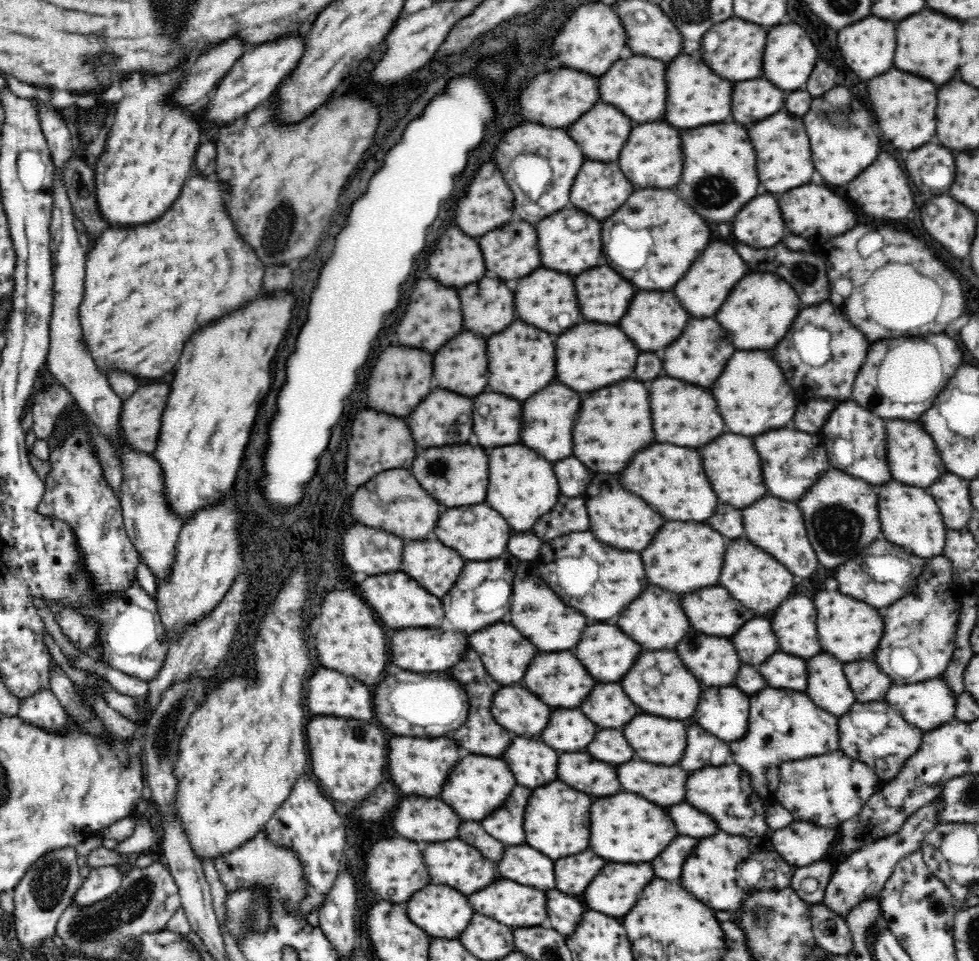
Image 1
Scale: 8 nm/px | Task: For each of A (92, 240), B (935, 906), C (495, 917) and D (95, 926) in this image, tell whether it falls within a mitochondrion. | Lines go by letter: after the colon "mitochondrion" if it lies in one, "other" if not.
A: other
B: mitochondrion
C: other
D: mitochondrion

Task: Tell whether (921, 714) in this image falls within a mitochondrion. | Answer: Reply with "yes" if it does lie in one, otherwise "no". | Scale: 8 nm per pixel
no

